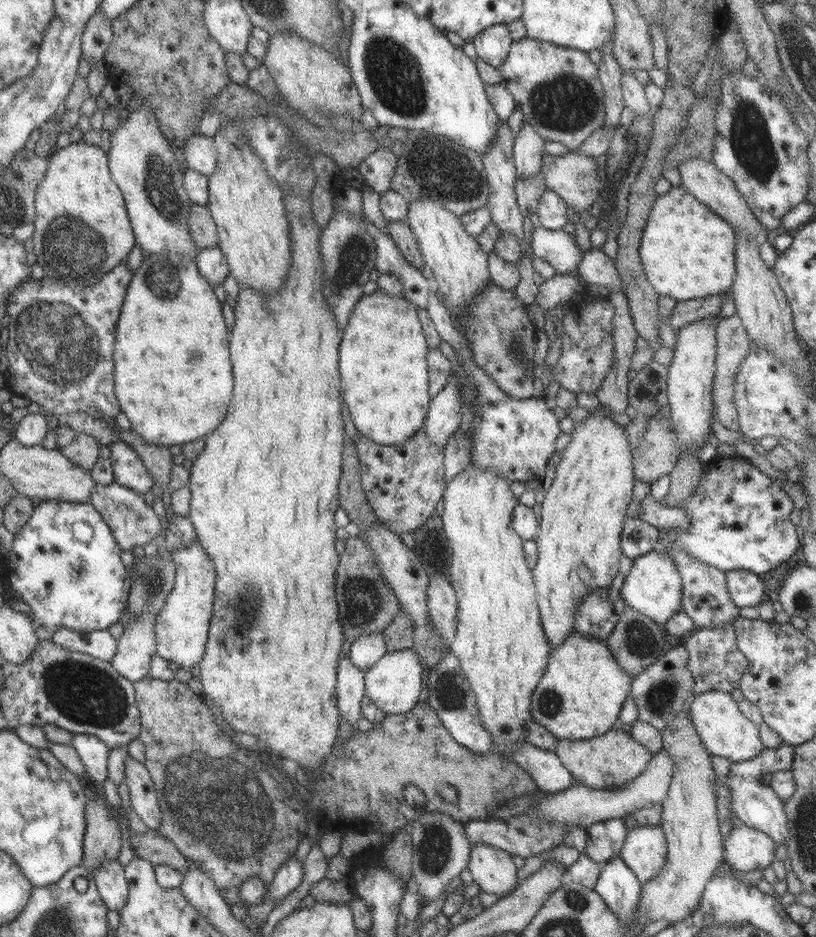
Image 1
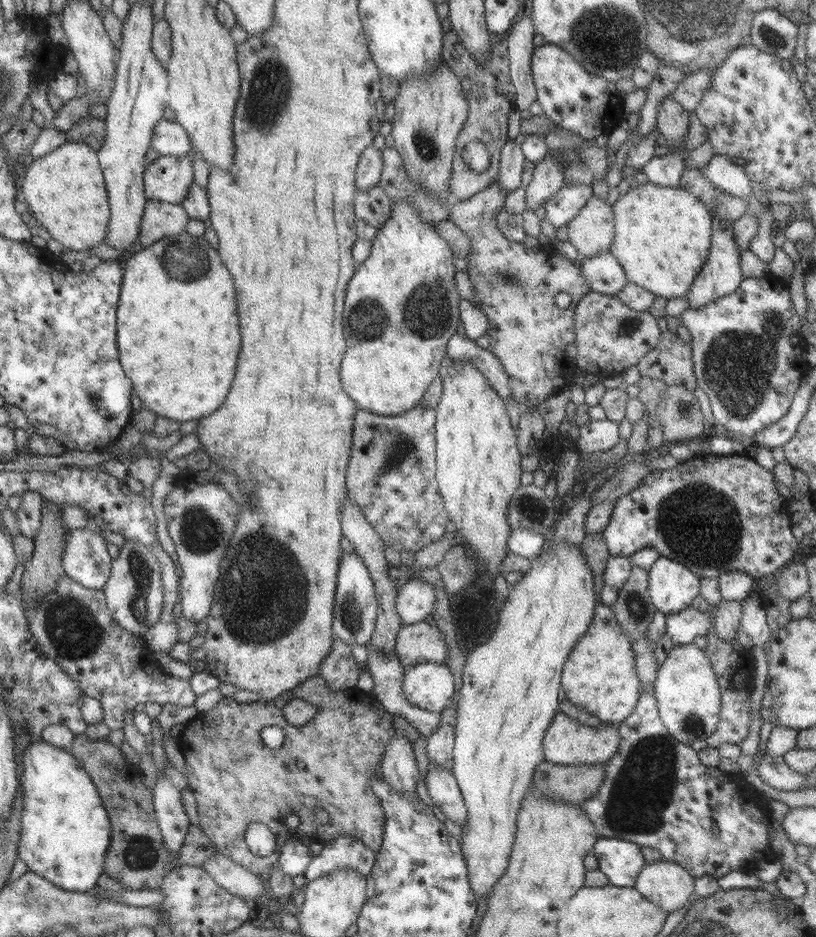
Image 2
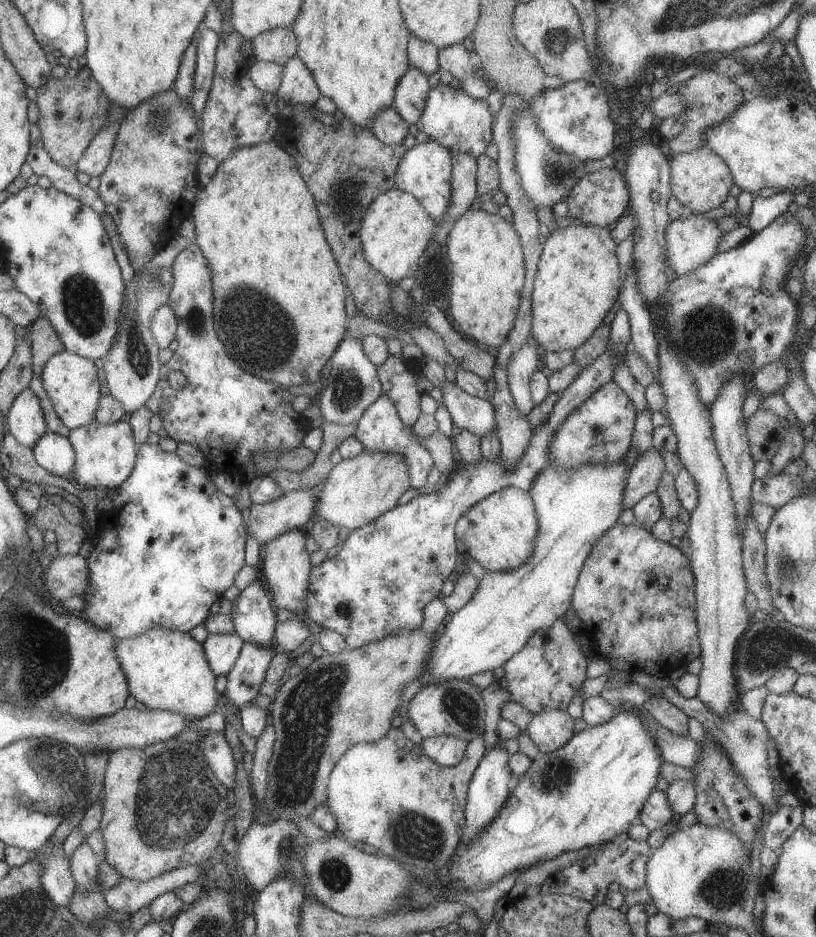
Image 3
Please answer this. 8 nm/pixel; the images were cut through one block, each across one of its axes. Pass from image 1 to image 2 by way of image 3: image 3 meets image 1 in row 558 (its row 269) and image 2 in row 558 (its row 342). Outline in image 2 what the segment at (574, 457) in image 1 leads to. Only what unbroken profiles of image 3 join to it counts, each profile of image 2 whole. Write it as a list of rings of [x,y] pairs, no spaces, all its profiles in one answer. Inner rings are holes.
[[[557,543],[545,546],[543,551],[533,559],[527,574],[511,586],[509,595],[503,604],[503,608],[498,611],[498,623],[493,634],[485,644],[476,646],[466,655],[464,667],[462,668],[462,685],[458,688],[459,694],[456,698],[456,725],[454,730],[454,747],[451,753],[452,767],[450,772],[455,777],[456,783],[460,788],[460,795],[463,804],[467,809],[466,821],[461,826],[461,838],[458,840],[461,854],[465,859],[467,882],[471,892],[475,895],[475,900],[488,896],[492,891],[495,881],[506,871],[509,855],[514,843],[516,833],[516,816],[521,806],[521,801],[525,796],[526,790],[530,788],[530,782],[536,766],[544,760],[542,751],[542,740],[545,729],[549,726],[551,719],[558,711],[558,702],[561,698],[560,676],[563,663],[569,651],[576,645],[577,639],[587,630],[591,622],[592,614],[595,610],[595,594],[593,592],[593,574],[589,572],[585,559],[582,557],[580,547],[577,544]]]

